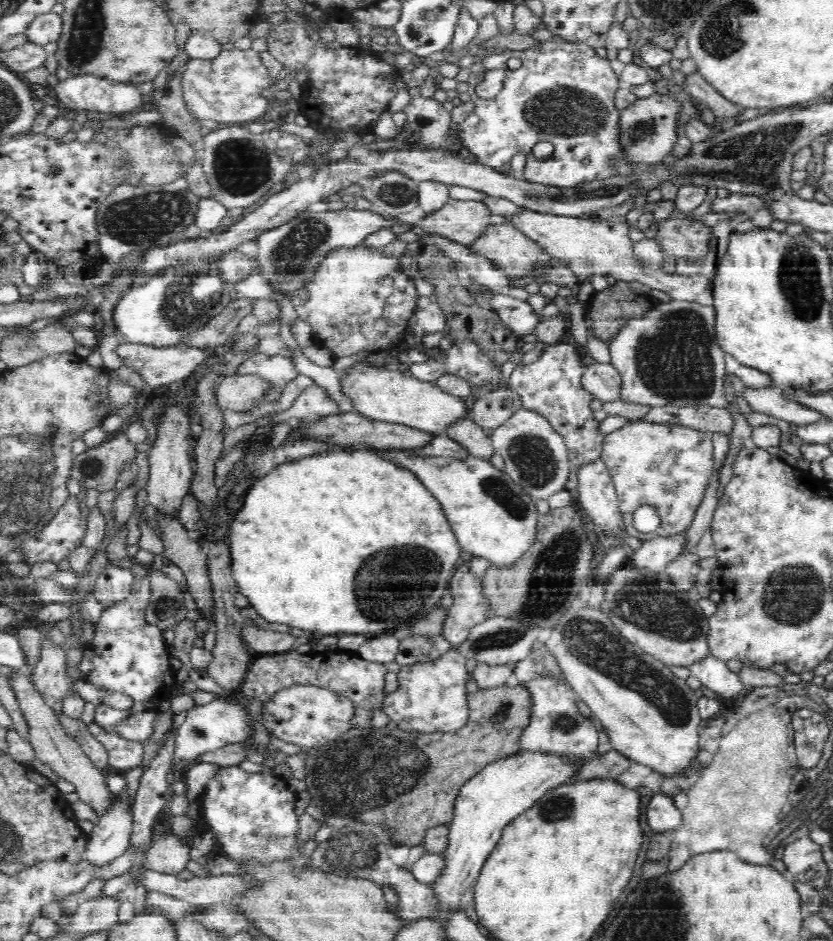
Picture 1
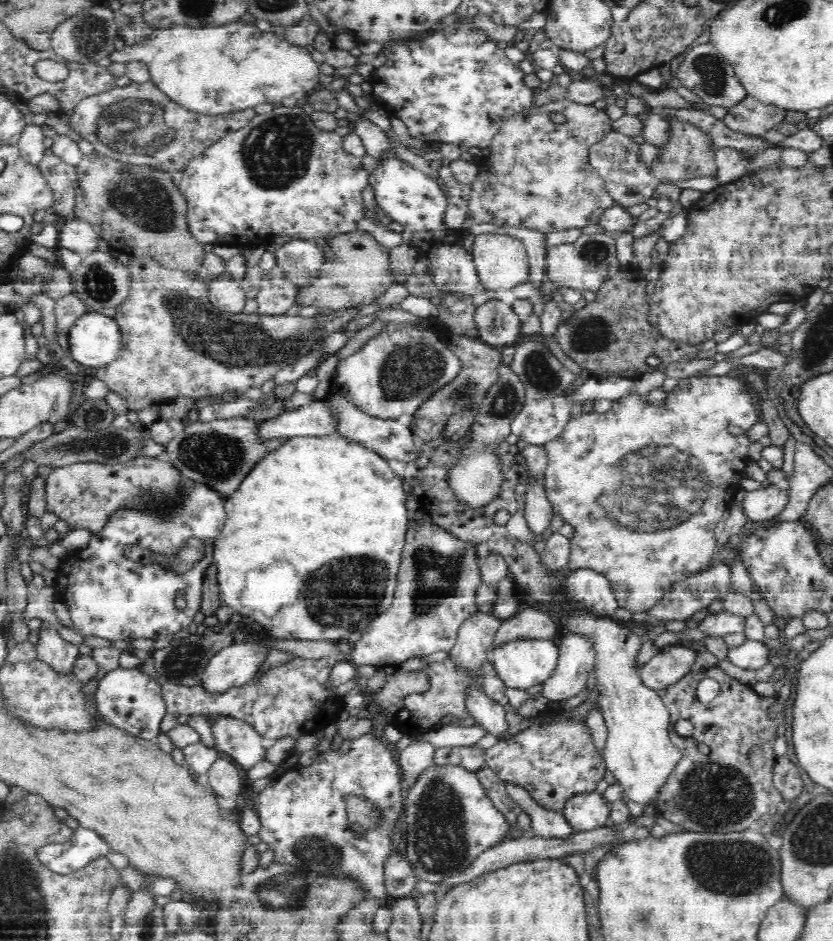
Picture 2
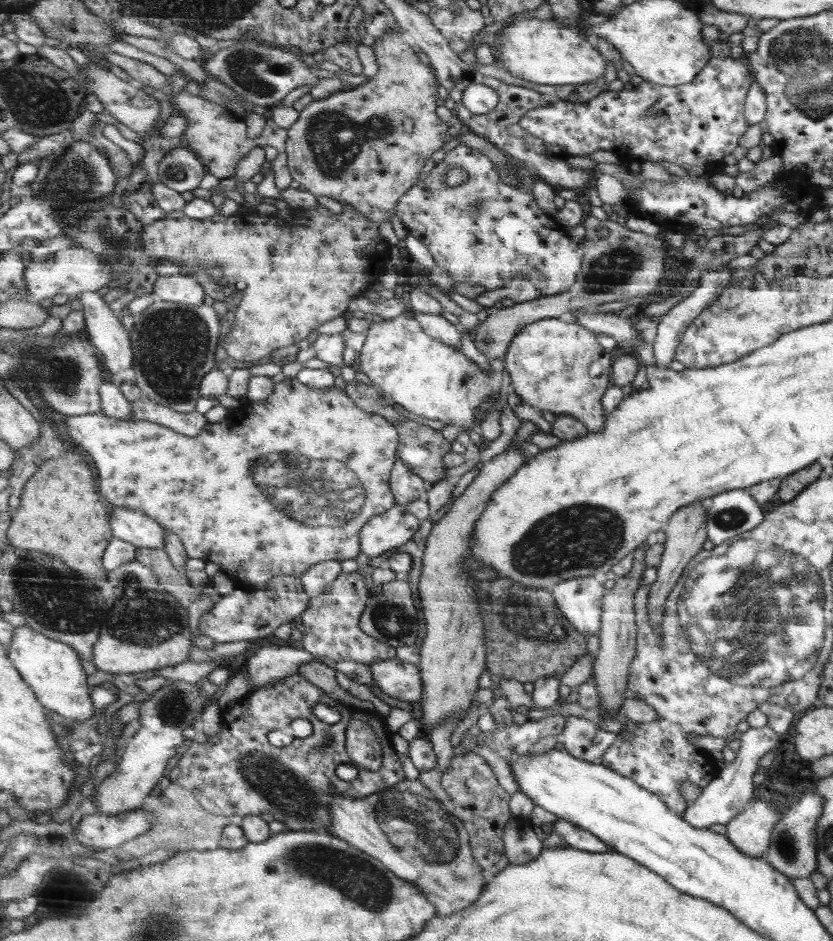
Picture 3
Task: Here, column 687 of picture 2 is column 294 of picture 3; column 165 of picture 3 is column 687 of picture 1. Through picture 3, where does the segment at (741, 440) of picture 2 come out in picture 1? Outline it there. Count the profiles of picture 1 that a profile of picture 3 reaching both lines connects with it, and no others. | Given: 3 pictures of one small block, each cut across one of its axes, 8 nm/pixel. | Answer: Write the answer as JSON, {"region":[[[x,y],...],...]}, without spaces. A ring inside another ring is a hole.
{"region":[[[632,422],[628,426],[610,431],[603,435],[601,444],[601,461],[610,473],[612,485],[616,488],[620,501],[627,534],[646,542],[655,536],[676,534],[688,529],[695,517],[696,510],[701,505],[705,493],[713,478],[714,433],[704,432],[690,426],[673,422]],[[642,506],[651,508],[660,521],[656,532],[642,534],[635,529],[634,512]]]}

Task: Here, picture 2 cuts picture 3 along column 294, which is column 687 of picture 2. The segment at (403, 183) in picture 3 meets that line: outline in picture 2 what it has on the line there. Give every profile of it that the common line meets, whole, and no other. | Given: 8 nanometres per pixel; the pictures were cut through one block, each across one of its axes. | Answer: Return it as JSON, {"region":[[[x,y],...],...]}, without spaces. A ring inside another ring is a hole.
{"region":[[[660,114],[669,122],[670,130],[665,145],[659,148],[657,161],[651,164],[650,170],[655,180],[662,184],[674,184],[674,182],[686,182],[700,176],[714,176],[717,172],[717,164],[714,160],[714,145],[712,139],[700,127],[694,123],[680,121],[672,115]]]}

